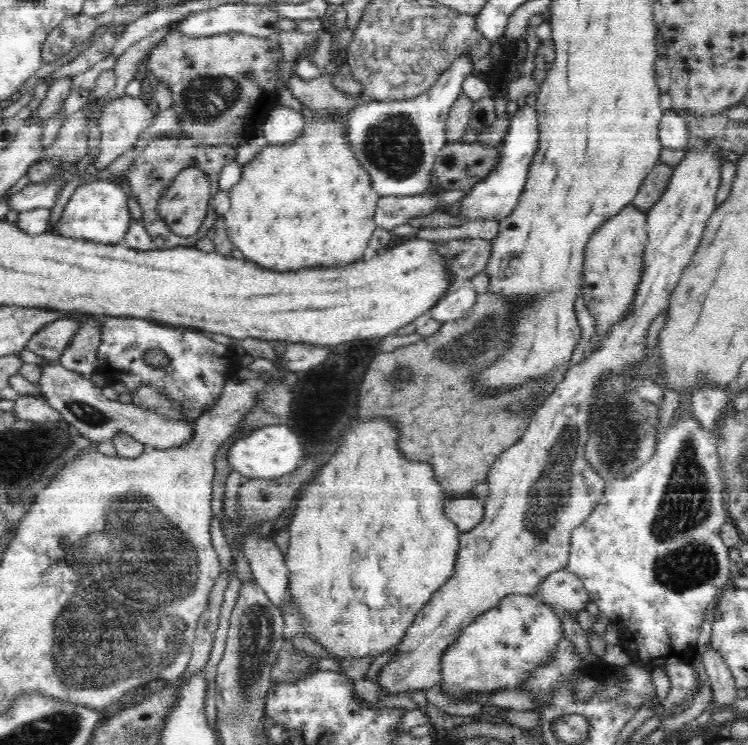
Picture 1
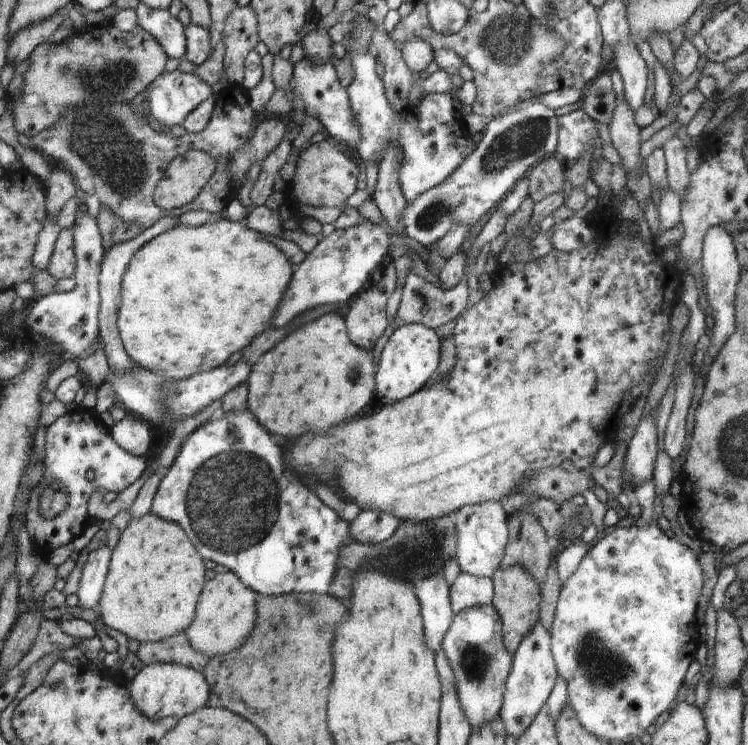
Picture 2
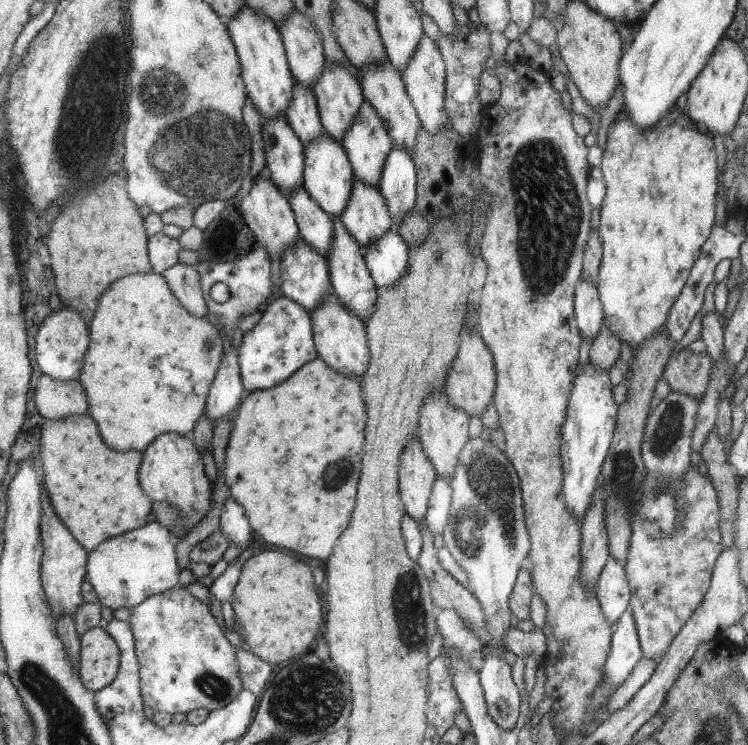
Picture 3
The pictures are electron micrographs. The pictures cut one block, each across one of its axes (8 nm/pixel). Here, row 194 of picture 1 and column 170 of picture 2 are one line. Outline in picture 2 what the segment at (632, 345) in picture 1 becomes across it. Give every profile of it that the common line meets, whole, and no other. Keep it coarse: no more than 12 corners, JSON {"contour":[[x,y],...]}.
{"contour":[[178,663],[142,667],[131,697],[164,719],[207,706],[202,672]]}

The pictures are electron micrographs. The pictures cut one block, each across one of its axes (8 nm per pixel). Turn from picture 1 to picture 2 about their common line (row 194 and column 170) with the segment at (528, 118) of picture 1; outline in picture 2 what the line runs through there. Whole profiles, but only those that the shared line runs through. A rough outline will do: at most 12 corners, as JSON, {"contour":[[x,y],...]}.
{"contour":[[250,409],[192,431],[150,512],[260,595],[330,595],[350,522]]}

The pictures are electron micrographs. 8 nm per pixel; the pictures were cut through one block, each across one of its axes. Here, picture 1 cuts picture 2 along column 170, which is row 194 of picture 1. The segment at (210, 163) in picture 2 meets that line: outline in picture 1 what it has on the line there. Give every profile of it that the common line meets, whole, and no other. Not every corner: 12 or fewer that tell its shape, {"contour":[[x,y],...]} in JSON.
{"contour":[[196,168],[176,176],[158,206],[173,233],[187,237],[211,202]]}

